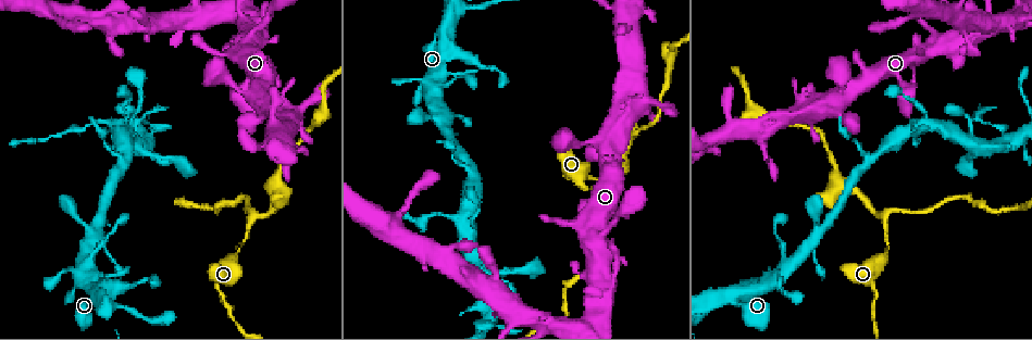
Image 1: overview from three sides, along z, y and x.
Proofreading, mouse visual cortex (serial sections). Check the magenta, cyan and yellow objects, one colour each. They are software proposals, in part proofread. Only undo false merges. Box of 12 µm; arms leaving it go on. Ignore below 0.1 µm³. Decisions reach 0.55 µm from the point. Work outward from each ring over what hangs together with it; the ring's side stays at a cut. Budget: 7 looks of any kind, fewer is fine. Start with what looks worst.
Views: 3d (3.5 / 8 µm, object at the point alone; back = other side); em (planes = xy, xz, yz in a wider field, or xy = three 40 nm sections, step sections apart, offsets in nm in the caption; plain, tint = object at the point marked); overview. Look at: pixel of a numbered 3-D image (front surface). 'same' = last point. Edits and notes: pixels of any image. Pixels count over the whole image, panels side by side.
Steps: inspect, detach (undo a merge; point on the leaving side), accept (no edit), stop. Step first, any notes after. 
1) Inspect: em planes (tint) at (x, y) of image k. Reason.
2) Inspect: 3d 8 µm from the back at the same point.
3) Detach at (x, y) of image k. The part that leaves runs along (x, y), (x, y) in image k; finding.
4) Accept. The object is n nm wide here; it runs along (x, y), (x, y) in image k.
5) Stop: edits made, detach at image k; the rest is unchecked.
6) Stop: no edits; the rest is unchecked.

Inspect: 3d 3.5 µm at (255, 219) of image 1.

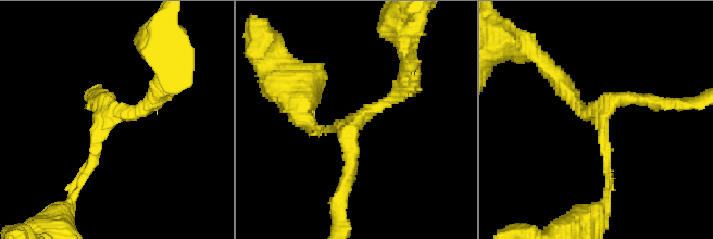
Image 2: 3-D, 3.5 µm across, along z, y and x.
Accept. It runs along (77, 180), (97, 130), (161, 87) in image 2; one cell here.

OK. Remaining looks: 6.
Inspect: 3d 3.5 µm at (915, 125) of image 1. Arms part here.

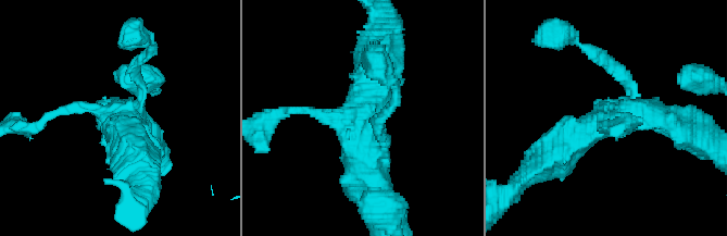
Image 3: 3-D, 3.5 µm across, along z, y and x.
Inspect: em xy step 5 (tint) at (612, 118) of image 3. Need the tissue.

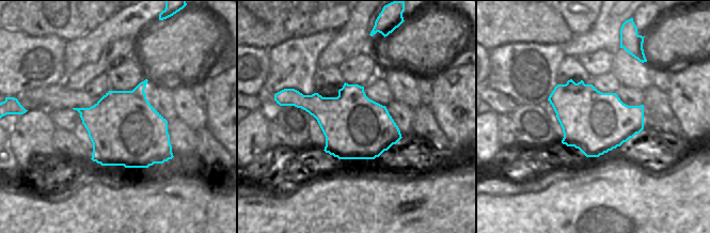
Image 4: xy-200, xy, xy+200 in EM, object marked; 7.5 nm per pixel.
Accept. It runs along (555, 152), (634, 112), (678, 125) in image 3; all the same cell.

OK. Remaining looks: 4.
Inspect: 3d 3.5 µm at (270, 186) of image 1. Branch point.

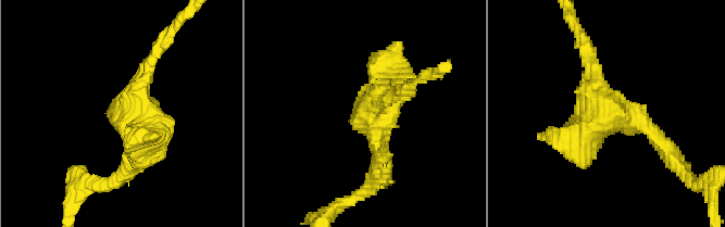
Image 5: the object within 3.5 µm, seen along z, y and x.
Inspect: em xy step 5 (tint) at (621, 116) of image 5.

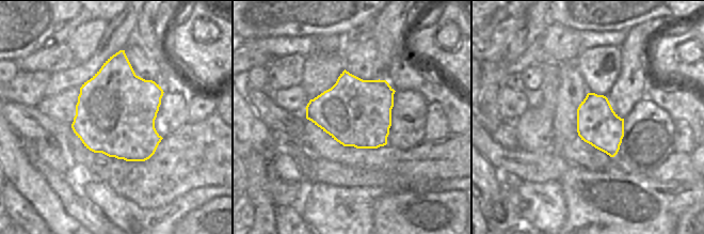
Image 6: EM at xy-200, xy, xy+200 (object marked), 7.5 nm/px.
Accept. The object is 500 nm wide here; it runs along (661, 146), (602, 113), (589, 49) in image 5; continuous, no second cell.

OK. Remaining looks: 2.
Stop: no edits; the rest is unchecked.

